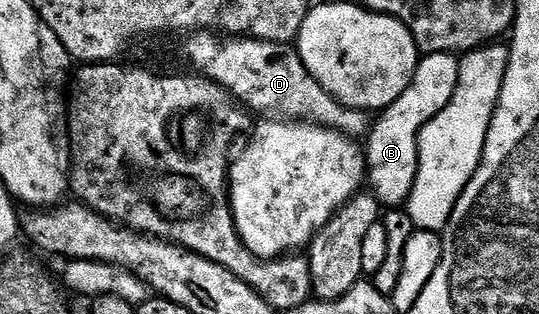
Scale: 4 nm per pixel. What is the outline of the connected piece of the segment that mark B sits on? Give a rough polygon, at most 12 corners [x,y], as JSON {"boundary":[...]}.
{"boundary":[[432,52],[370,129],[365,168],[380,205],[403,206],[418,171],[411,104],[442,106],[458,55]]}

